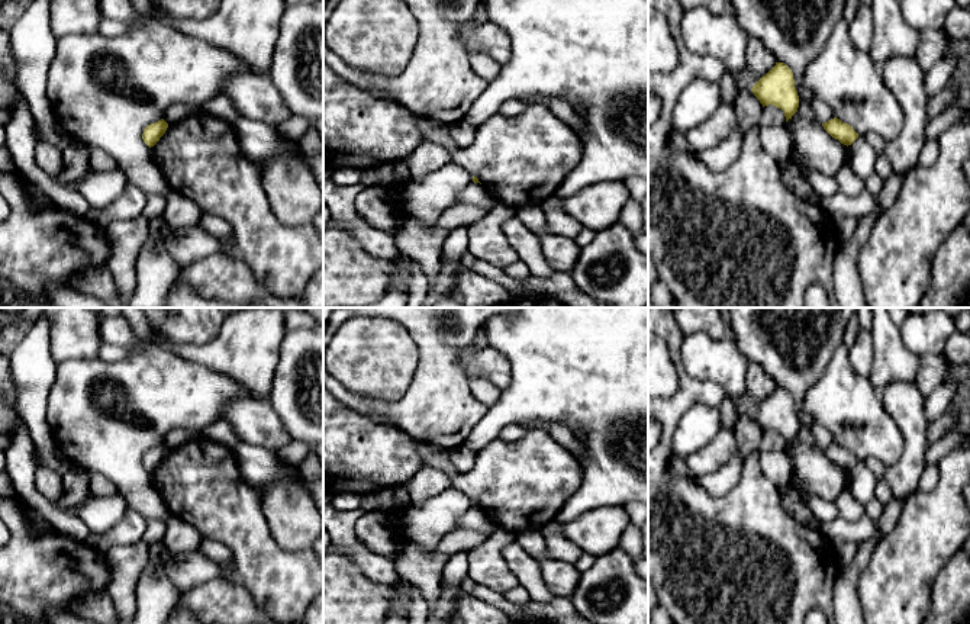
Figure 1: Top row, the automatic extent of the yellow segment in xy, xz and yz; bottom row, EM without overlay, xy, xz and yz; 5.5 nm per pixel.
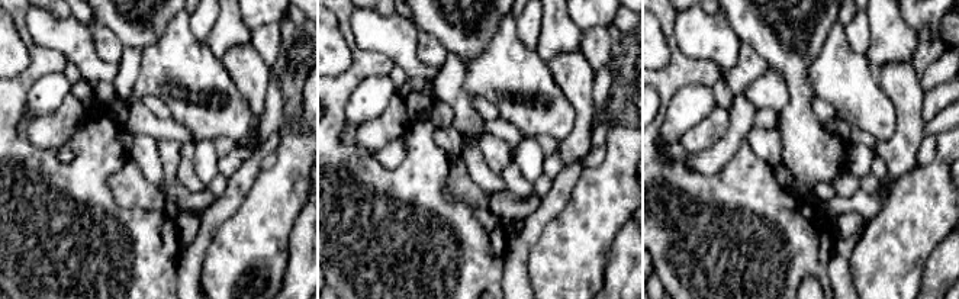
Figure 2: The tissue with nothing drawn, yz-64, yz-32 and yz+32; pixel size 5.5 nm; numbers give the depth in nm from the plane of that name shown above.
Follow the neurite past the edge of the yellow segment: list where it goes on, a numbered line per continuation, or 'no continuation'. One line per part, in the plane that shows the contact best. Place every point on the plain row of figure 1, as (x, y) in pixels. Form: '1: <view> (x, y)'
no continuation

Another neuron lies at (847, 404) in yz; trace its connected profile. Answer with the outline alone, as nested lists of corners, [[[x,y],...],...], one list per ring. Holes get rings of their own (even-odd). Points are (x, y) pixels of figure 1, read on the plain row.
[[[844,344],[805,393],[802,411],[826,427],[834,443],[848,448],[858,461],[873,457],[892,466],[903,453],[903,435],[884,409],[880,392],[869,377],[853,370]]]

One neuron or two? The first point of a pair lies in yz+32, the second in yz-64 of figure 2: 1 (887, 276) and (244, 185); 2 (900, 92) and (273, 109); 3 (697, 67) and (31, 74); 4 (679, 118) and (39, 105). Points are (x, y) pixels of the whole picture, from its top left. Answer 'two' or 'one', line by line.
1: two
2: two
3: one
4: one

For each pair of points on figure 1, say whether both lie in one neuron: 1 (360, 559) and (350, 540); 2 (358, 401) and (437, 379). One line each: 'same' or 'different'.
1: same
2: same

